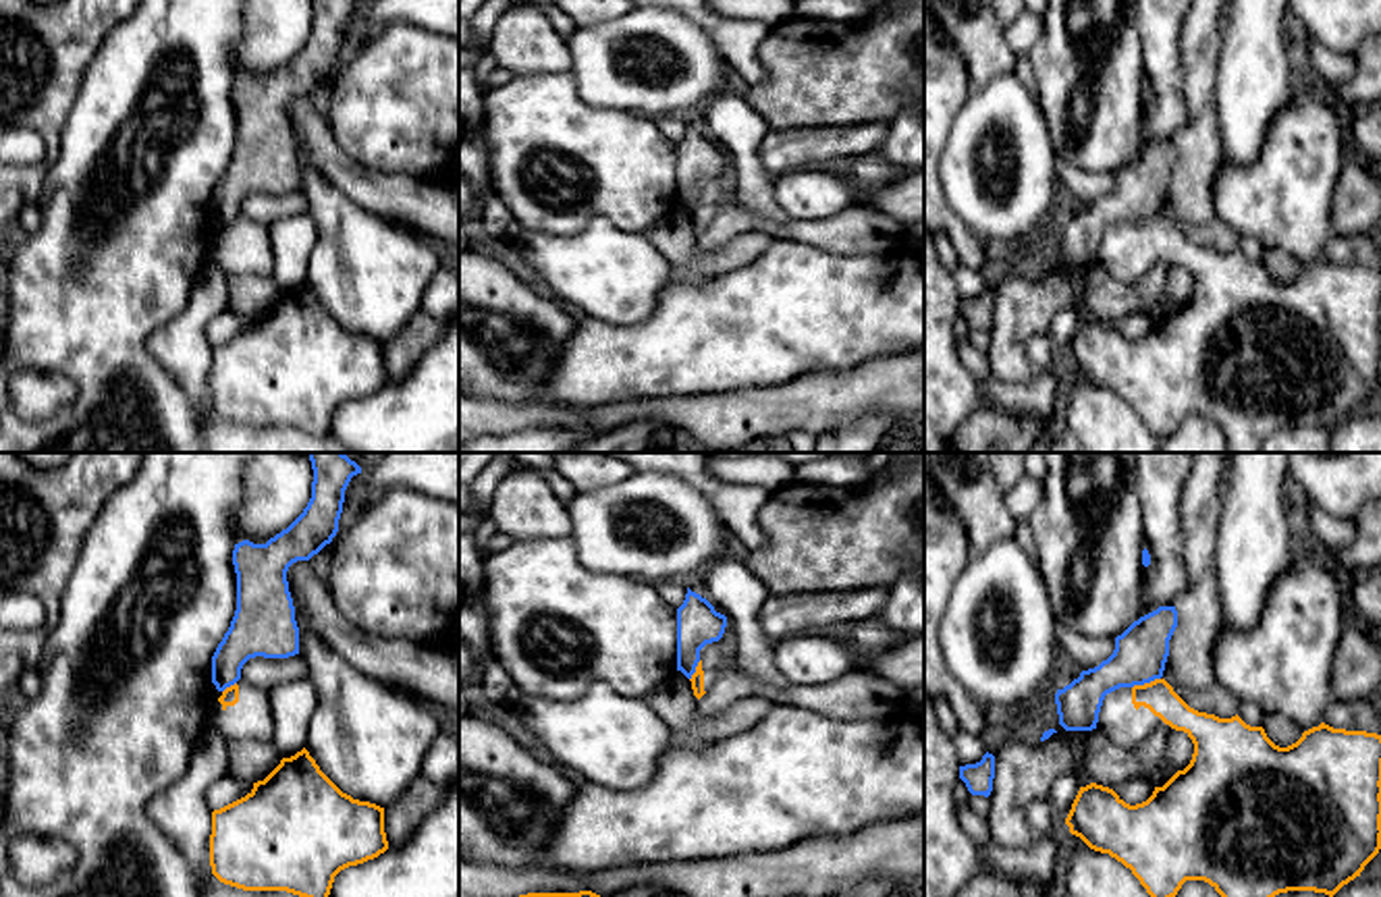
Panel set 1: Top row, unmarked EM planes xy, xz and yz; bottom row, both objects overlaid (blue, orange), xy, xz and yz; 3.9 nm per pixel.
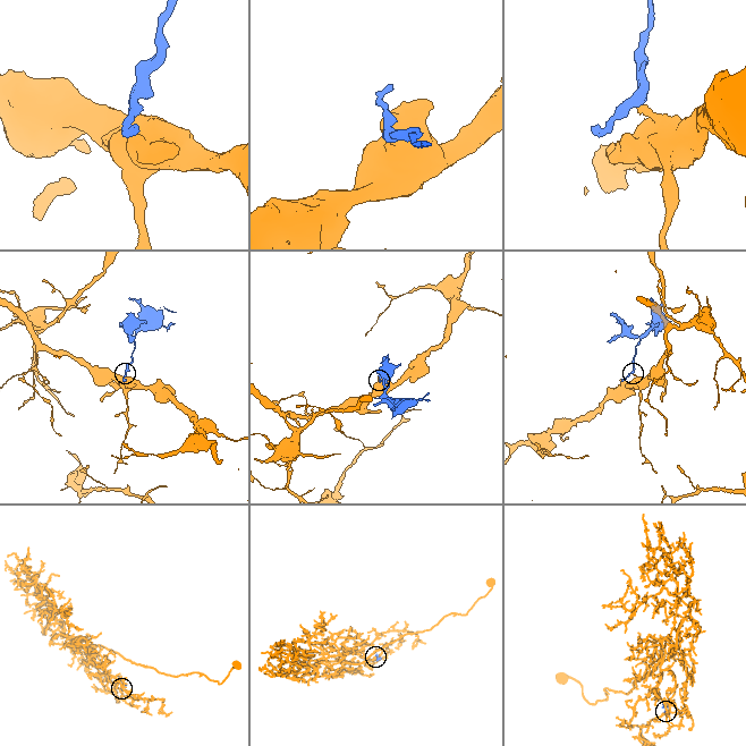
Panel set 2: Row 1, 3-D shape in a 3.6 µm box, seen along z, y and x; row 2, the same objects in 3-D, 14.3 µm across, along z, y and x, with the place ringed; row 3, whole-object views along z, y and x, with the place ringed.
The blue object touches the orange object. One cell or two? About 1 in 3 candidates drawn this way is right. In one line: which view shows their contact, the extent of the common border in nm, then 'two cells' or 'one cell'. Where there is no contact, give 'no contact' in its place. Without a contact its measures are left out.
contact in yz; length 120 nm; two cells

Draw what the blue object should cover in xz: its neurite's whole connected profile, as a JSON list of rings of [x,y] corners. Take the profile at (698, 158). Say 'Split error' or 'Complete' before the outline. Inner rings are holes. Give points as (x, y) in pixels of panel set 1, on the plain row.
Complete. [[[687,123],[685,135],[677,143],[677,206],[692,214],[700,197],[700,185],[706,179],[719,176],[725,162],[727,152]]]

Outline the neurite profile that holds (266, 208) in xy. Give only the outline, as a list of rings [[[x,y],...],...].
[[[299,189],[289,193],[255,191],[243,199],[241,214],[270,228],[282,218],[307,214],[307,199]]]

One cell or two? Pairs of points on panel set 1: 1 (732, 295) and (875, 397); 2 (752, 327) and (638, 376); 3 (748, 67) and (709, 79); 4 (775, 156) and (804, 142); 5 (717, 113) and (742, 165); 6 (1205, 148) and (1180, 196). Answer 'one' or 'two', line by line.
1: two
2: one
3: two
4: one
5: one
6: one

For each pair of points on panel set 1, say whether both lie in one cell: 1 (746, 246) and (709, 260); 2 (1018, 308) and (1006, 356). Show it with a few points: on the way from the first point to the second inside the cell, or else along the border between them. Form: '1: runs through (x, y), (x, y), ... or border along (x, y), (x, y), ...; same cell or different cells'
1: runs through (738, 252), (717, 260); same cell
2: runs through (1014, 320), (1008, 343); same cell

